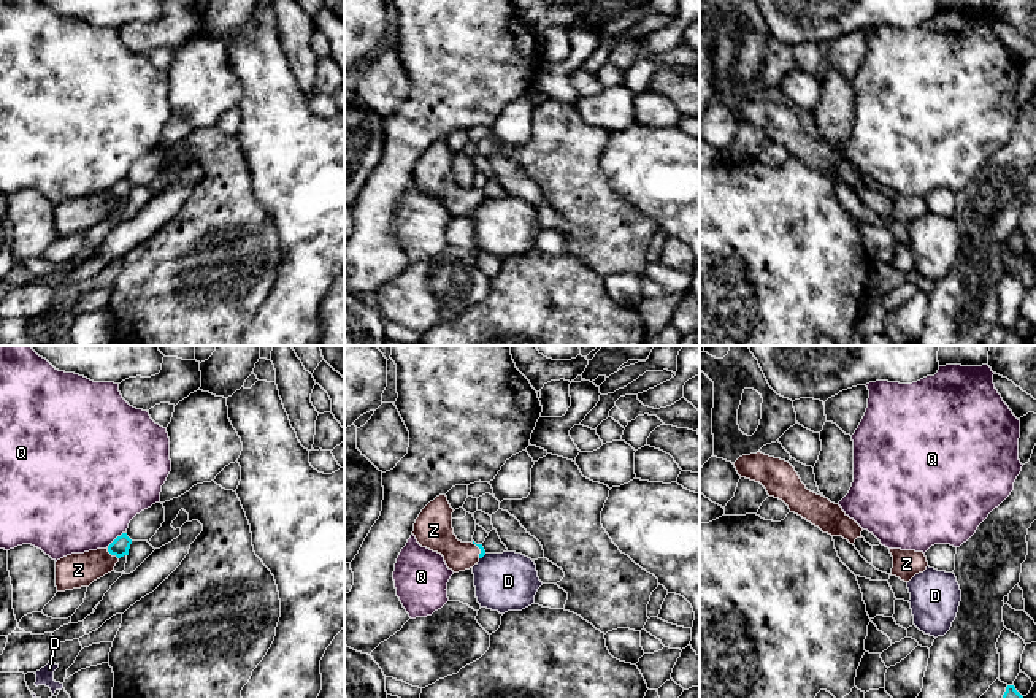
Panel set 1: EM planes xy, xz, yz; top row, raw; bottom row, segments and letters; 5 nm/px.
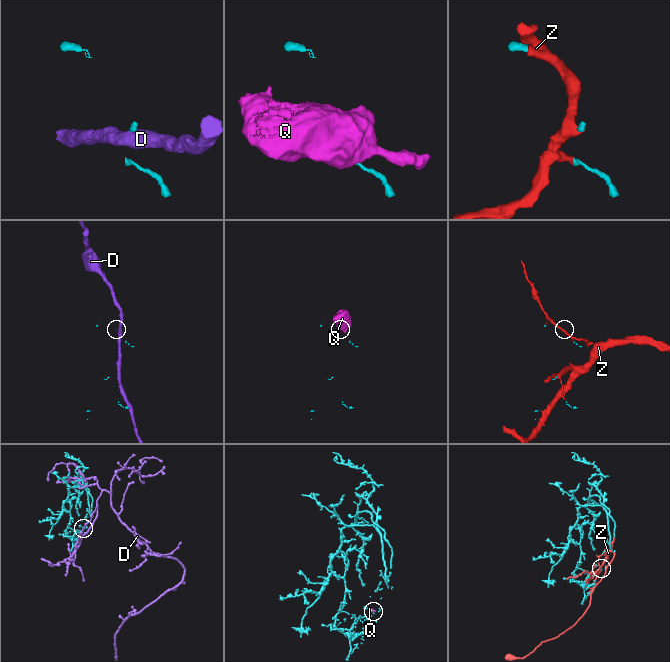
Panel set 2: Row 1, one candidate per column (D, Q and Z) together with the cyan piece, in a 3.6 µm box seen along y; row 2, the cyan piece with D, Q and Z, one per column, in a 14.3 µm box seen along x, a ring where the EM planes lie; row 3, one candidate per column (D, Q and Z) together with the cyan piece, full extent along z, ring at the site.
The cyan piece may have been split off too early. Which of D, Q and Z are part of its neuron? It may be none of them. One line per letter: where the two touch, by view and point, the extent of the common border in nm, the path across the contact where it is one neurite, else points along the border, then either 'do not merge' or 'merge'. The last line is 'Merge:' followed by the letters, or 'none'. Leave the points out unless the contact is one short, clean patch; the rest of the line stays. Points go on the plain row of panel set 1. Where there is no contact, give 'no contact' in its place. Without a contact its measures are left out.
D: xz (483, 200) | 50 nm | along xz (486, 199), (479, 203) | do not merge
Q: xy (115, 184) | 130 nm | along xy (124, 176), (107, 192) | do not merge
Z: xy (108, 195) | 50 nm | merge
Merge: Z

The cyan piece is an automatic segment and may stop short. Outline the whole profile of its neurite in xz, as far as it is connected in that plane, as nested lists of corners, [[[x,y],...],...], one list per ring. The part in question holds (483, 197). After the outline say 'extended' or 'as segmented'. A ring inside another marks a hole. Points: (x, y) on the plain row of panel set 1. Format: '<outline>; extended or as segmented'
[[[436,141],[416,163],[412,179],[422,192],[441,198],[447,213],[459,217],[478,209],[485,195],[482,189],[457,184],[452,173],[452,157],[447,141]]]; extended

